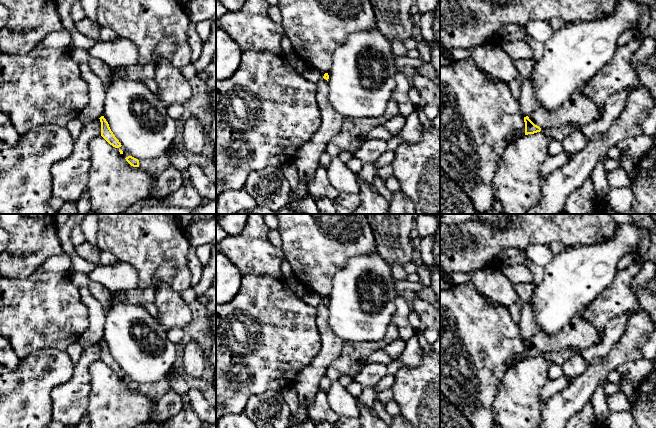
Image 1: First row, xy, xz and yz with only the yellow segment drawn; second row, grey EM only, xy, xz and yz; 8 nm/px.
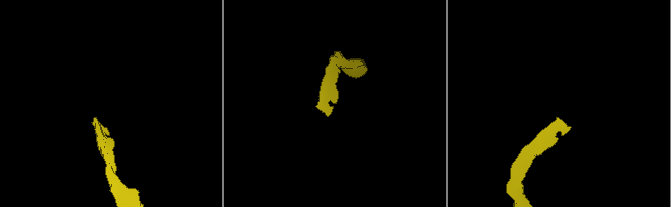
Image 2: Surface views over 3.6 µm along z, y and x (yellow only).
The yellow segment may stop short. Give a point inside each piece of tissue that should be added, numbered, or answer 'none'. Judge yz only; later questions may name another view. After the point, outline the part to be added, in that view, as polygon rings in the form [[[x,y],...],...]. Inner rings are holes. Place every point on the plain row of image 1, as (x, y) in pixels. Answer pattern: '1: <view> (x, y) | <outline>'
1: yz (579, 334) | [[[586,308],[579,309],[572,321],[560,332],[548,336],[539,331],[528,340],[529,343],[541,353],[568,348],[583,351],[601,343],[603,336],[584,318],[585,310]]]

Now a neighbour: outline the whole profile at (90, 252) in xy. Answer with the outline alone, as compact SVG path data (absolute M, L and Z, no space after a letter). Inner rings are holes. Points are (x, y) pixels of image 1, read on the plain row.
M84 242L75 247L75 251L81 258L95 264L96 266L101 265L100 253L101 251L97 246L89 242Z

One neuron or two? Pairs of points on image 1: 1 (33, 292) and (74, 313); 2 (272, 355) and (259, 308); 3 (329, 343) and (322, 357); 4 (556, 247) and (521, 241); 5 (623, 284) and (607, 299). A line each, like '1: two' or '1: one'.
1: one
2: one
3: one
4: two
5: one

